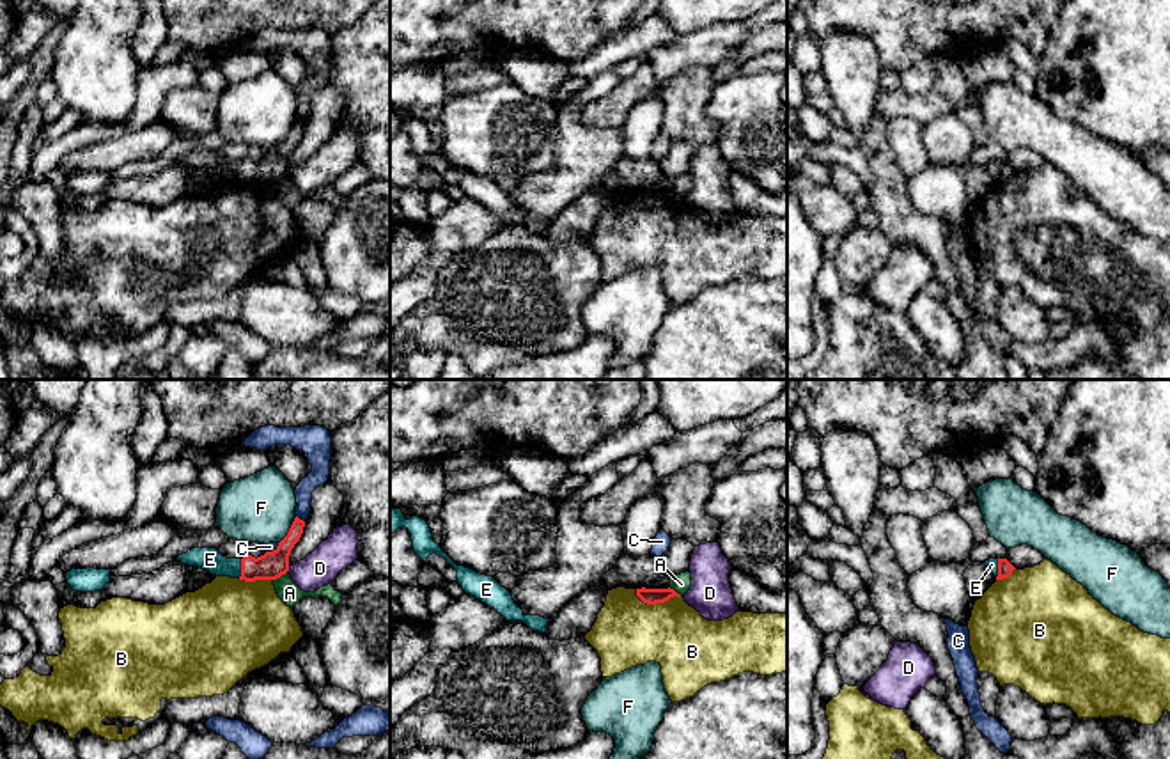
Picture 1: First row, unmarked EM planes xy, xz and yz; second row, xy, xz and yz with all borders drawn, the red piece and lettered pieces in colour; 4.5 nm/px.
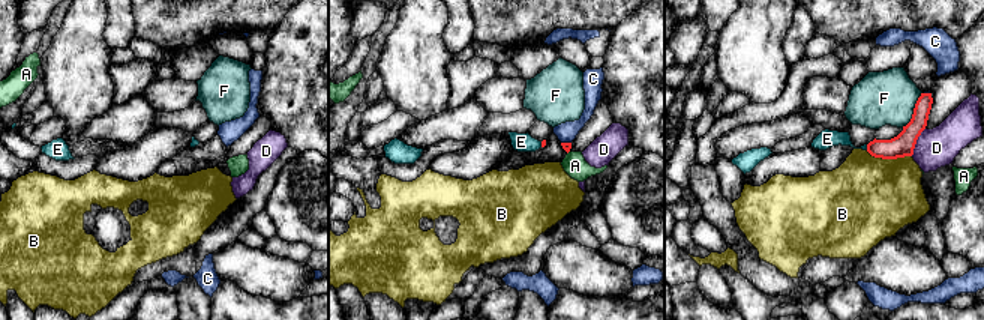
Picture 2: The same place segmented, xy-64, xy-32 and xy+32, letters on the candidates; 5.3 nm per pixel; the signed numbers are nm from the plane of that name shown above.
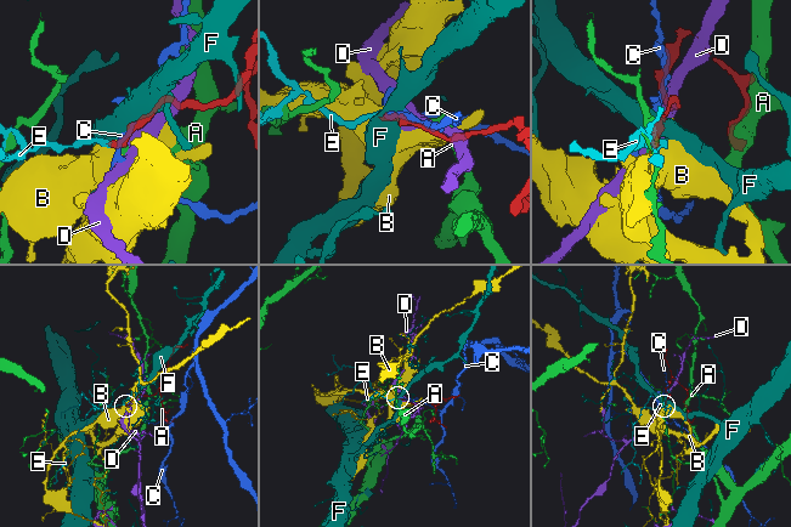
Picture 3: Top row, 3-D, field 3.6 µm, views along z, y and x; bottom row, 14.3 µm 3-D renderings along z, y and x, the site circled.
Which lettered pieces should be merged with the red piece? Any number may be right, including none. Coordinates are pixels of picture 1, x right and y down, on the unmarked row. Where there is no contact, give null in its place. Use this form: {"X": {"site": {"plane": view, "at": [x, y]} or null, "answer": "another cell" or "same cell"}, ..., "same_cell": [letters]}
{"A": {"site": {"plane": "xy", "at": [279, 179]}, "answer": "another cell"}, "B": {"site": {"plane": "xz", "at": [656, 204]}, "answer": "another cell"}, "C": {"site": {"plane": "xy", "at": [298, 121]}, "answer": "another cell"}, "D": {"site": {"plane": "xy", "at": [288, 172]}, "answer": "another cell"}, "E": {"site": {"plane": "xy", "at": [241, 171]}, "answer": "same cell"}, "F": {"site": {"plane": "xy", "at": [289, 133]}, "answer": "another cell"}, "same_cell": ["E"]}

